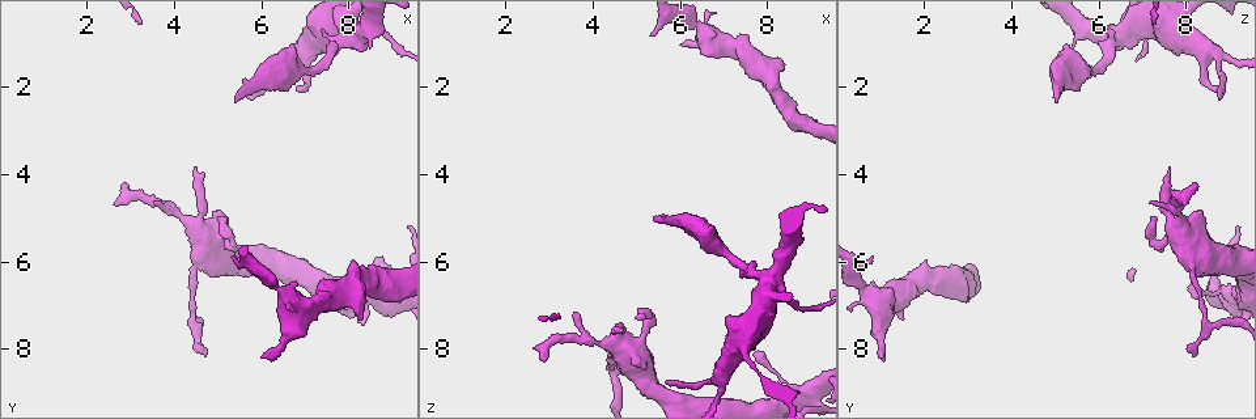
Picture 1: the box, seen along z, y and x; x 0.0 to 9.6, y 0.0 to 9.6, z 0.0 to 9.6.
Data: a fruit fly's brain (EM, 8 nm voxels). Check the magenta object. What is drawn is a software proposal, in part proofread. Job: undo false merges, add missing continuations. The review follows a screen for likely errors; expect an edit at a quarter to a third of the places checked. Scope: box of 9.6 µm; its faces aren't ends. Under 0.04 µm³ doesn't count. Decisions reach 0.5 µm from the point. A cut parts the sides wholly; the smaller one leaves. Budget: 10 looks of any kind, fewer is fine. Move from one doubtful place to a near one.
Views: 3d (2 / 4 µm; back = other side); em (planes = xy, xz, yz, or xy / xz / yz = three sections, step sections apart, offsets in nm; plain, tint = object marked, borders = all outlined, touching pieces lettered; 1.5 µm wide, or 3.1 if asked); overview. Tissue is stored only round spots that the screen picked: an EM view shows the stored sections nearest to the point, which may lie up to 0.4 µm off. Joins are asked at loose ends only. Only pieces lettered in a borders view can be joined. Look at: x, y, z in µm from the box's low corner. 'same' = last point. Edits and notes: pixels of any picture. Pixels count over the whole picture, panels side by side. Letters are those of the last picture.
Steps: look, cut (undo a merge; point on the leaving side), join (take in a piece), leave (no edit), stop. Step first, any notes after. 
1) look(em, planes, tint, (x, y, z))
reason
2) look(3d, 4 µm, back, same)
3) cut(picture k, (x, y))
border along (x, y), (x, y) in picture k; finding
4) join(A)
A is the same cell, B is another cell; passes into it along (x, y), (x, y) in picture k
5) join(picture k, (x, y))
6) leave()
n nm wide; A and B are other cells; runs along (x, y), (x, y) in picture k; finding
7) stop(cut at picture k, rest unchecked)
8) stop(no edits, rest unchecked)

look(em, planes, tint, (8.95, 6.80, 9.05))

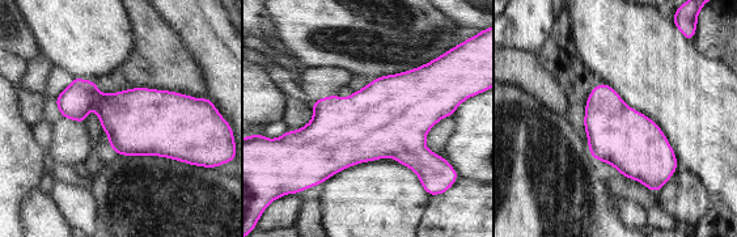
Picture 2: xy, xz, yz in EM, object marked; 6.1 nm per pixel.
look(em, planes, borders, same)

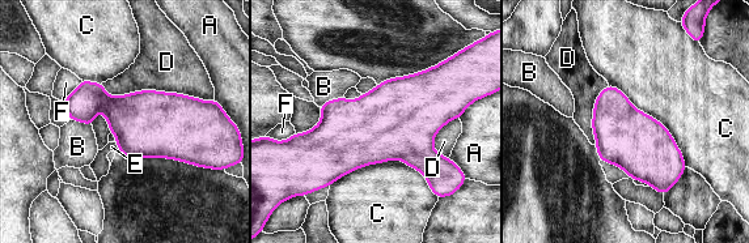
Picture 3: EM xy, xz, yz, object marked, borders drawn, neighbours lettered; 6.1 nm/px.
leave()
A, B, C, D, E and F are other cells; border along (330, 187), (400, 160), (438, 199) in picture 3; continuous, no second neuron

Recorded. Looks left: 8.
look(3d, 2 µm, (5.35, 2.40, 4.95))
end of a long branch

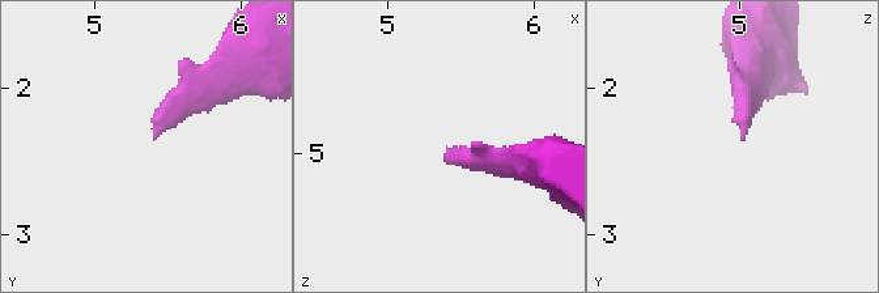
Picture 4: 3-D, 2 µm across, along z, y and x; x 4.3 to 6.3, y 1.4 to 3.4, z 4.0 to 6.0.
look(em, planes, borders, (5.38, 2.32, 5.02))

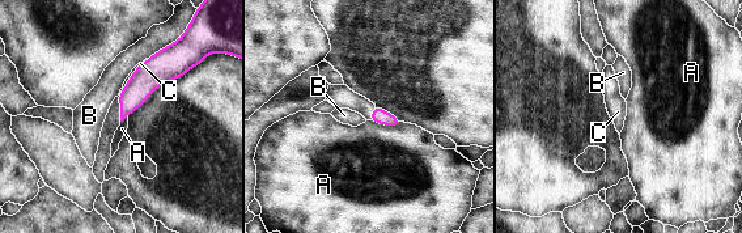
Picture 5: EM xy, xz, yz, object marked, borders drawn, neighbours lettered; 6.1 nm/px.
join(C)
C is the same cell, A and B are other cells; passes into it along (378, 115), (370, 113), (340, 96) in picture 5; the neuron continues

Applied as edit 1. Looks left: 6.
look(3d, 4 µm, (7.30, 0.70, 7.90))
sudden change in width

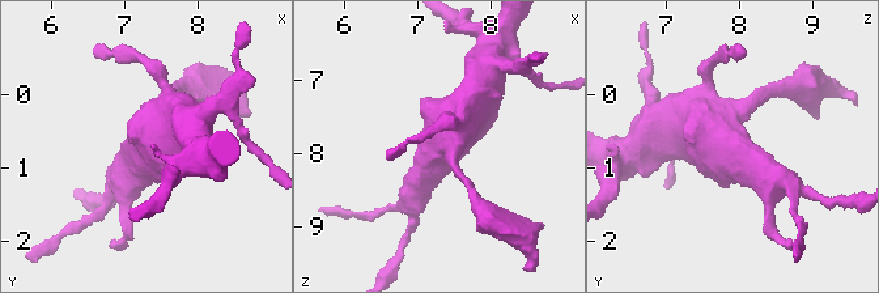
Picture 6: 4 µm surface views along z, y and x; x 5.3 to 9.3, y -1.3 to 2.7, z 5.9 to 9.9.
look(em, xz, step 8, tint, (7.35, 0.70, 7.90))

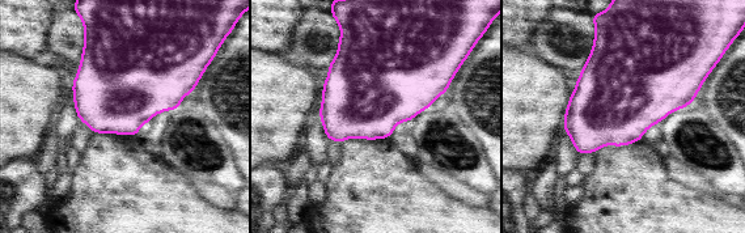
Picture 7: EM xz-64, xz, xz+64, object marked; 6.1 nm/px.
look(em, yz, step 8, borders, same)
cut it another way

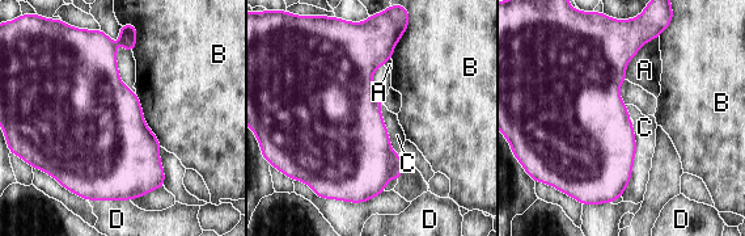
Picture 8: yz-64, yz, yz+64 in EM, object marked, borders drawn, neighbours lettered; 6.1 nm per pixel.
leave()
A, B, C and D are other cells; border along (634, 123), (634, 167), (621, 196) in picture 8; continuous, no second neuron

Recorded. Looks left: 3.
stop(join at picture 5, rest unchecked)

